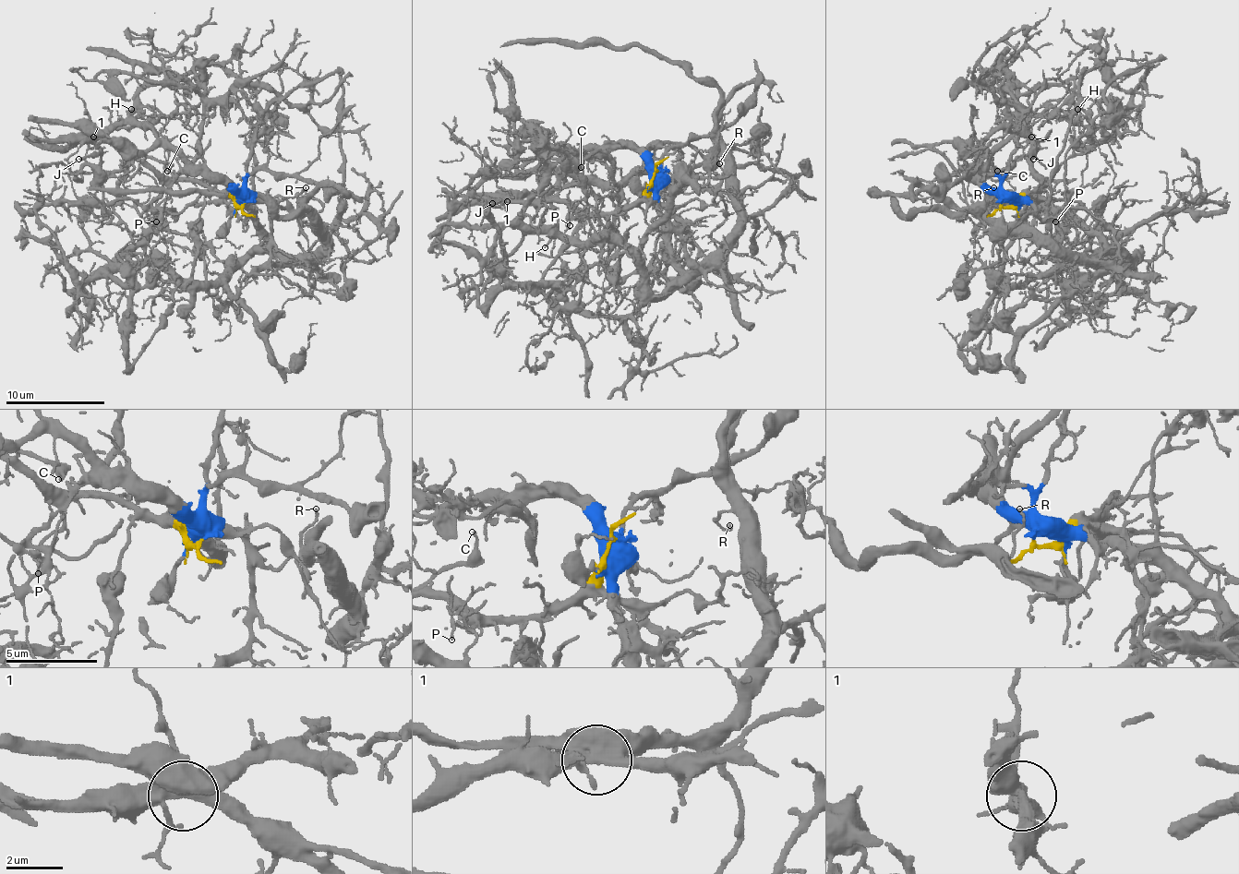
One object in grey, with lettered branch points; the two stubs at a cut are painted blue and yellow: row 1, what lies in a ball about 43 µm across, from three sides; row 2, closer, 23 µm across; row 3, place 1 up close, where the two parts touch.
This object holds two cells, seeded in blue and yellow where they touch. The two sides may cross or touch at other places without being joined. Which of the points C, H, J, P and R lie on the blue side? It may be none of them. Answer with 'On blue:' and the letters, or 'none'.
On blue: H, R

